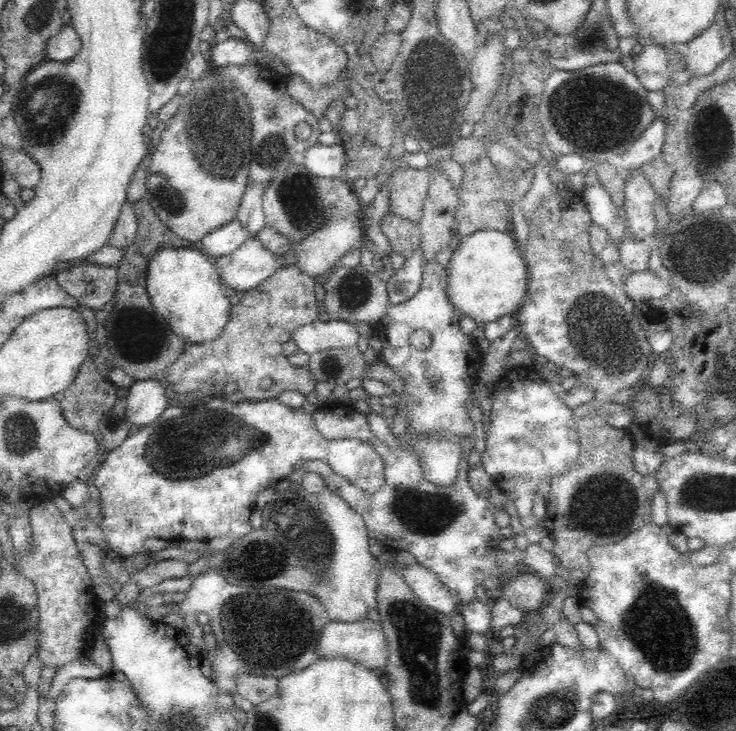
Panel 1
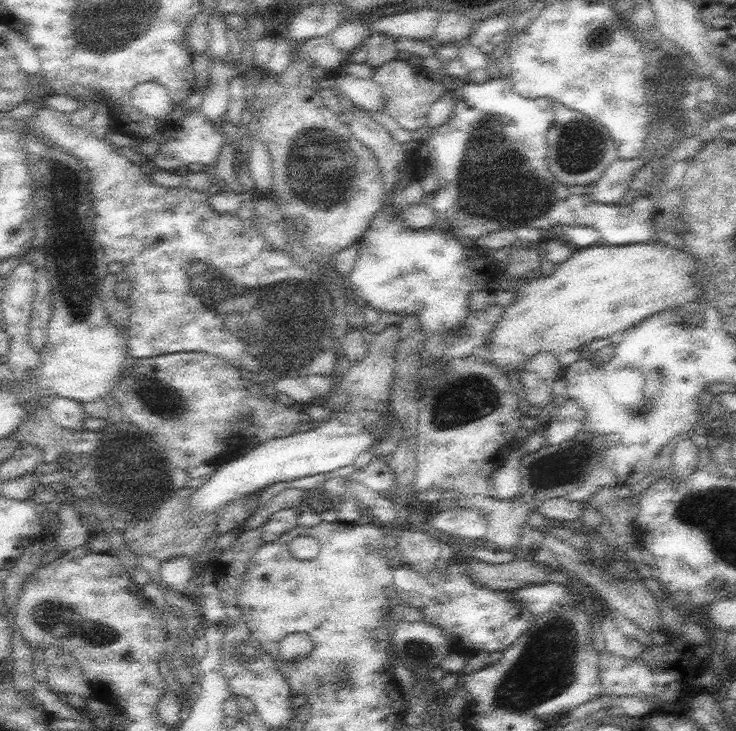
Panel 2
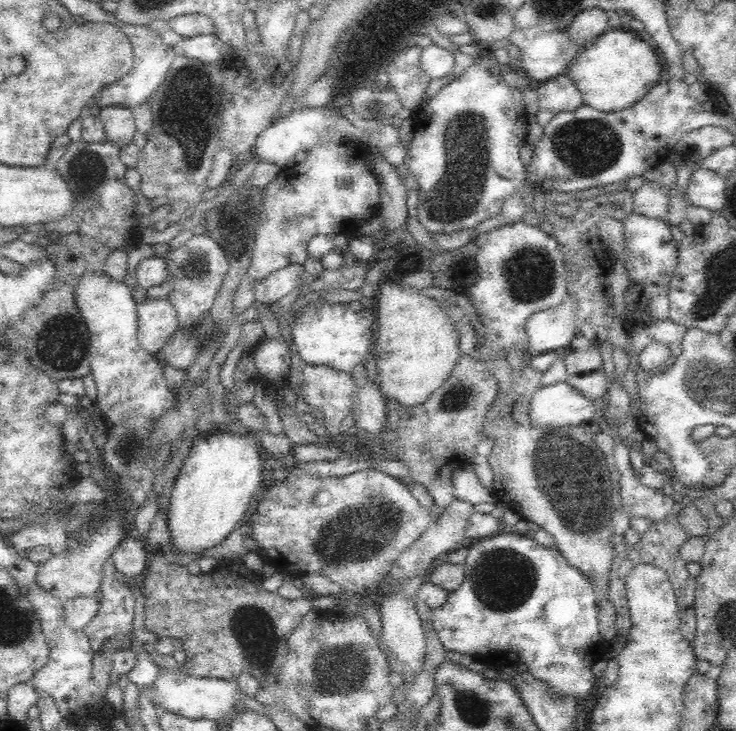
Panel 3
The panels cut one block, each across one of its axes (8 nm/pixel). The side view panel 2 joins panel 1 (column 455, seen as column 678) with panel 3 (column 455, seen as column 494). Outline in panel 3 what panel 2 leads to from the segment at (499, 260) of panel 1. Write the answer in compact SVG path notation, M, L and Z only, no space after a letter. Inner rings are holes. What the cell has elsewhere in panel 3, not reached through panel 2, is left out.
M386 282L384 286L380 286L378 292L378 324L376 324L376 336L374 336L374 360L378 366L378 374L376 374L376 382L382 390L384 396L388 396L390 400L394 400L396 406L402 408L414 408L424 404L438 388L442 388L442 384L446 384L448 376L452 374L454 366L458 364L460 358L460 344L458 344L458 332L452 324L452 320L448 318L448 312L444 308L442 302L424 296L418 290L408 290L402 288L400 282Z

